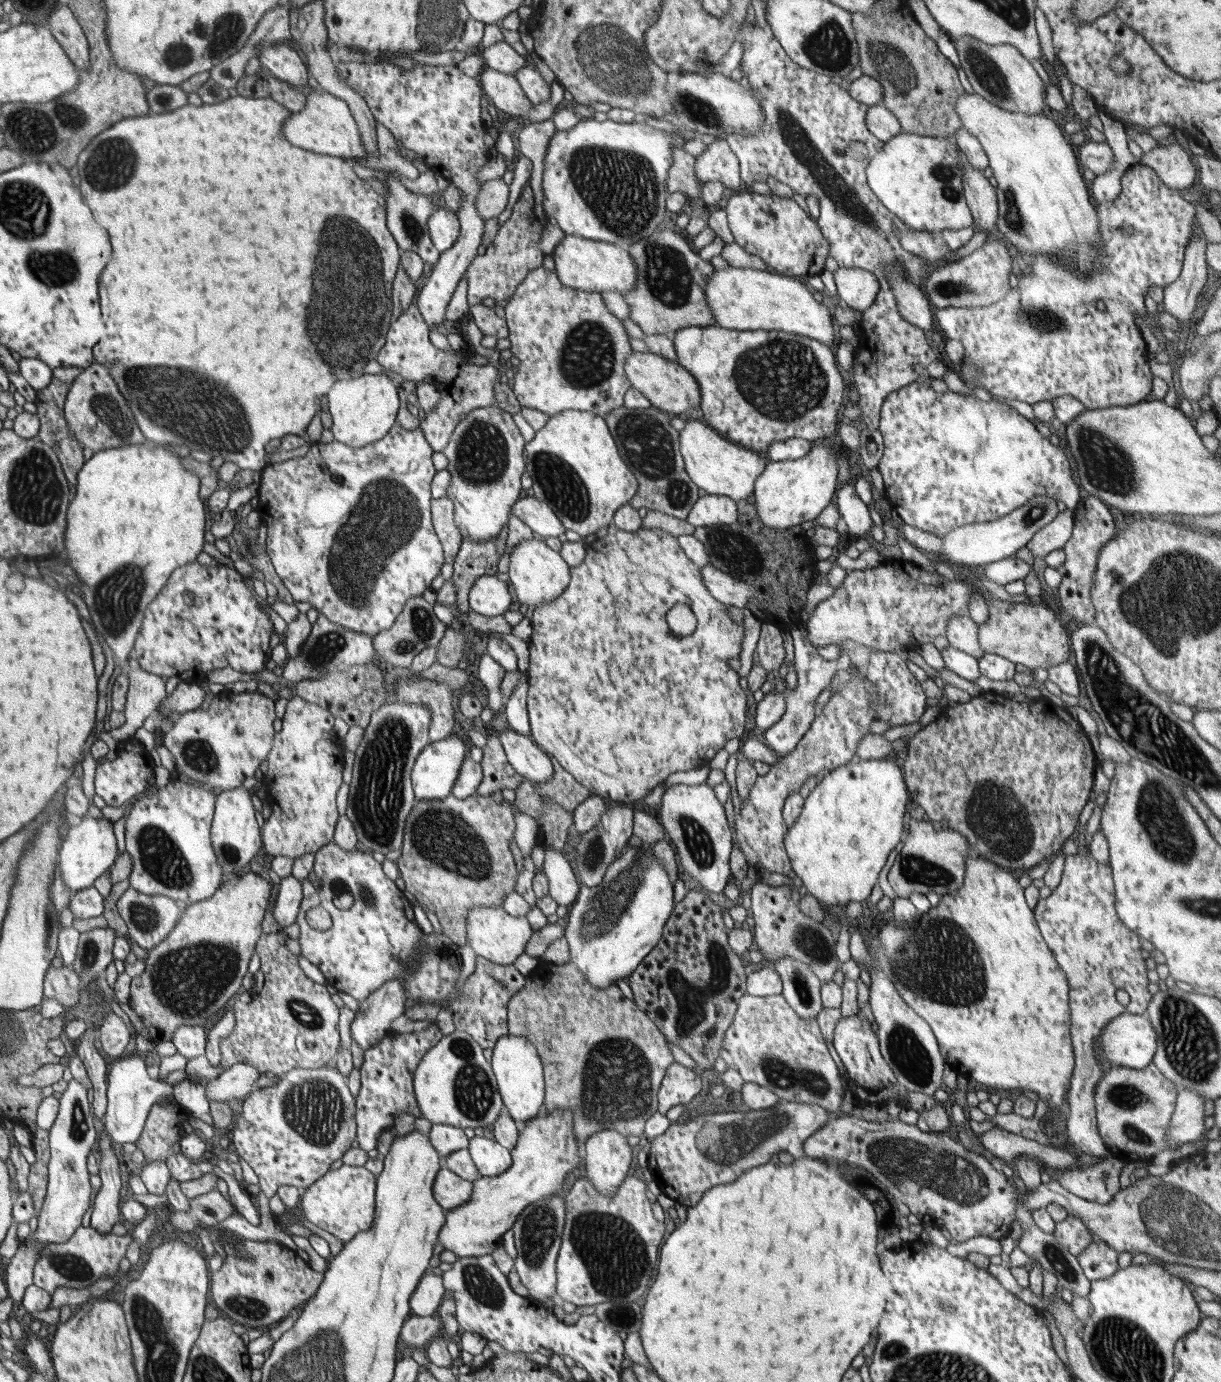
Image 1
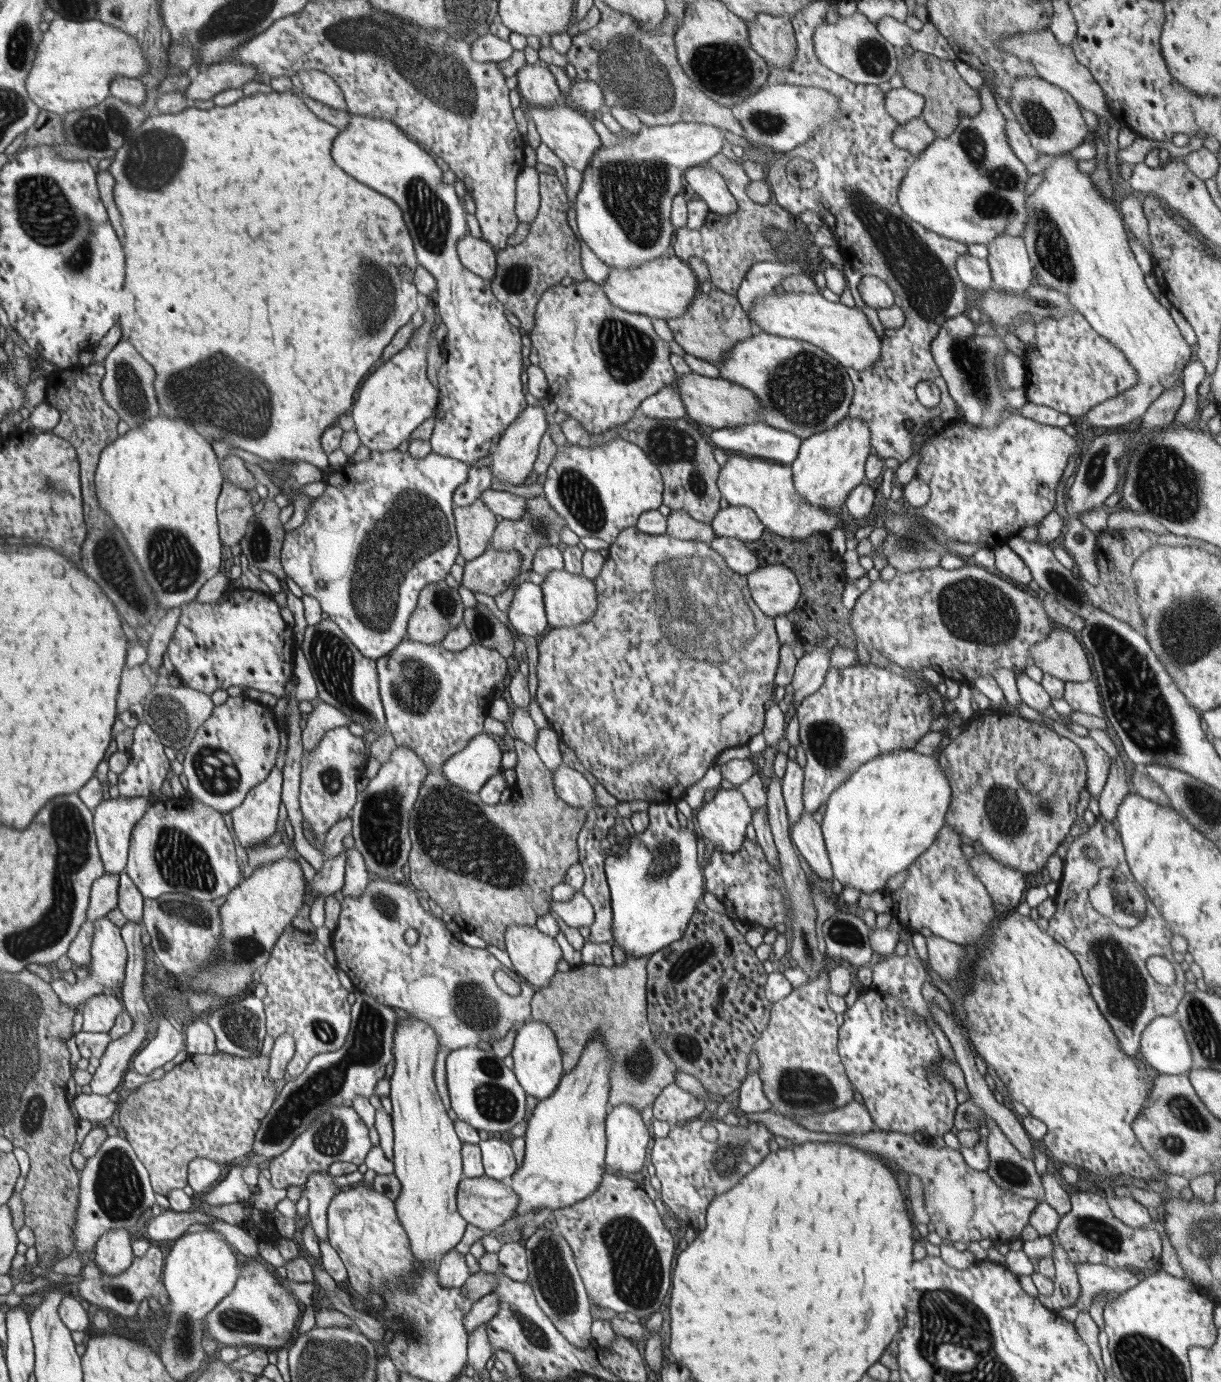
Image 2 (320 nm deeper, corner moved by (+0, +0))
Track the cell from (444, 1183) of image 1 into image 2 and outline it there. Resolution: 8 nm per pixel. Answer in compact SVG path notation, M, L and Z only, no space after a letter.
M487 1174L464 1178L458 1188L458 1209L468 1224L485 1232L504 1226L517 1213L519 1198L509 1181L494 1180Z

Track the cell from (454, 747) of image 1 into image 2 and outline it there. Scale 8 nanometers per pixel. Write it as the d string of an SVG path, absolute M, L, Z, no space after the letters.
M479 734L443 764L442 776L456 788L478 793L494 774L502 772L502 753L492 737Z

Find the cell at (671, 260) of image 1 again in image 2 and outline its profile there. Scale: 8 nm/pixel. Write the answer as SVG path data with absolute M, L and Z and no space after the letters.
M718 288L711 290L709 294L698 290L684 315L676 319L666 319L666 323L674 341L680 344L687 354L716 366L720 361L724 361L724 355L730 353L735 344L752 337L756 331L737 298Z

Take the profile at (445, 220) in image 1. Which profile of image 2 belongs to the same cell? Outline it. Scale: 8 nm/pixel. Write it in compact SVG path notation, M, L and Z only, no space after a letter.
M468 234L459 240L458 251L460 260L479 274L484 280L491 282L498 270L498 260L495 248L484 239Z

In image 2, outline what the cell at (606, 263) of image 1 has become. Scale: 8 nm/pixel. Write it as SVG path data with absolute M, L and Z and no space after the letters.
M667 255L634 268L609 267L608 278L600 286L610 304L614 304L617 308L664 321L682 317L690 307L695 293L700 290L698 279L688 262Z

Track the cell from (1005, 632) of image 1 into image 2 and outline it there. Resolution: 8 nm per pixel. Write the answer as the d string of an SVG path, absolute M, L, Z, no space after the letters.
M1055 625L1046 637L1030 647L1031 657L1044 674L1064 682L1092 679L1090 662L1075 632Z

